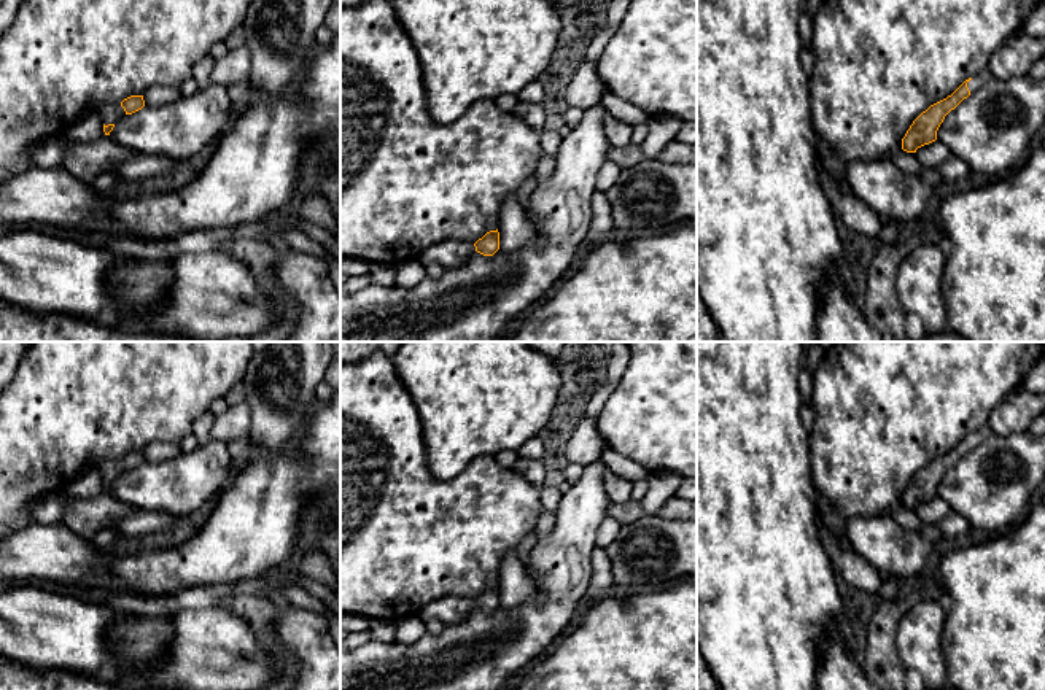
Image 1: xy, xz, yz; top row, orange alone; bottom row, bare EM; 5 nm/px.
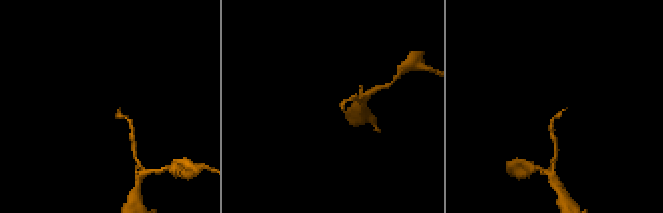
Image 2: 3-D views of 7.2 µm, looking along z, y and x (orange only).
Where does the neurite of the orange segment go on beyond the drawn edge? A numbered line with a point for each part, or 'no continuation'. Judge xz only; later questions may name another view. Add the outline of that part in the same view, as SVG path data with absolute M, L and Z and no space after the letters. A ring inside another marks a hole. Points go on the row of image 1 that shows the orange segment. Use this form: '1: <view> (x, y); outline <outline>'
1: xz (450, 255); outline M450 240L428 248L418 259L426 267L439 264L444 270L460 269L476 253L476 246L468 242Z

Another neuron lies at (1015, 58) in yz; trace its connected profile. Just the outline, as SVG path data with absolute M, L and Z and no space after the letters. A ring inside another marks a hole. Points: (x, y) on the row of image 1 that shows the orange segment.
M1020 29L994 52L989 70L994 78L1010 79L1028 75L1040 57L1045 57L1045 37L1035 38Z

